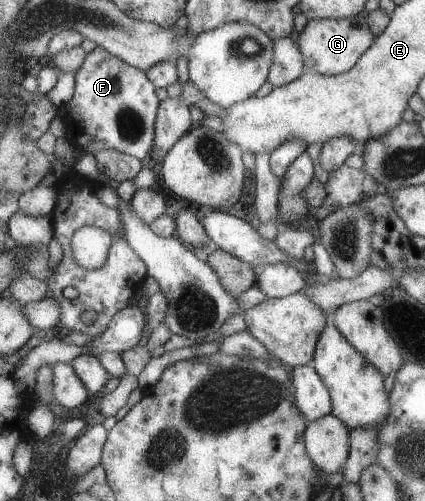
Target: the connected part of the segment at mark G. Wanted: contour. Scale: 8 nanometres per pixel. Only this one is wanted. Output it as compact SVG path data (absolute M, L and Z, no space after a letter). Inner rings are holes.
M366 16L344 19L311 19L300 32L297 44L304 56L305 68L330 77L347 72L357 64L361 55L373 44L376 36L371 32Z

